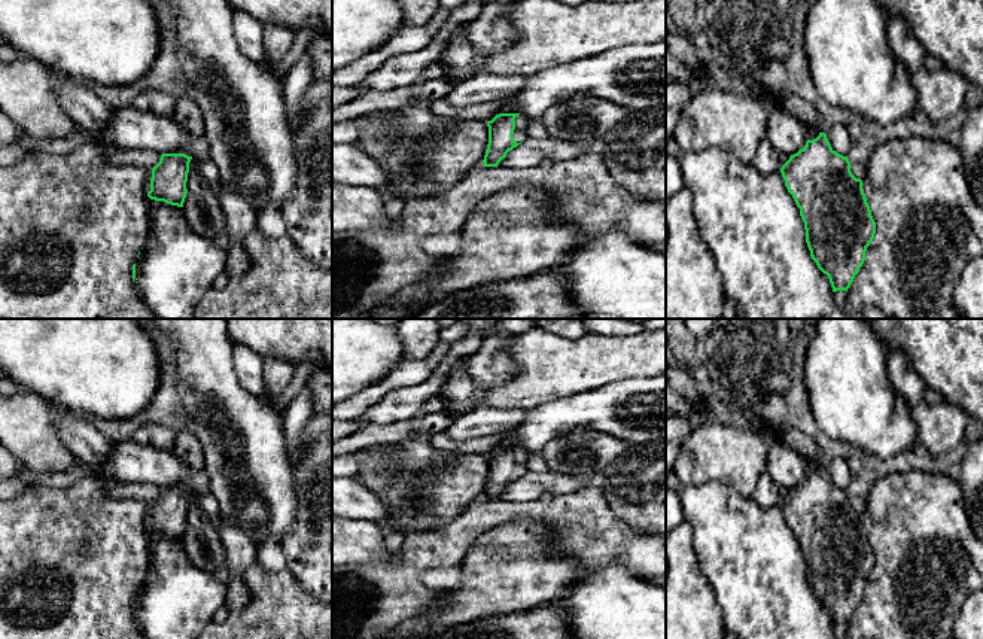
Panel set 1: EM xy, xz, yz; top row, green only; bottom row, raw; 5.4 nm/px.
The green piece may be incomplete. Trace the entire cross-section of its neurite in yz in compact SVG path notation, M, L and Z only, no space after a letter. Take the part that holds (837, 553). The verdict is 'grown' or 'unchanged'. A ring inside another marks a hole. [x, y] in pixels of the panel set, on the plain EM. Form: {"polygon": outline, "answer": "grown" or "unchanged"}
{"polygon": "M809 462L806 480L789 490L780 506L800 542L812 593L828 609L833 626L847 626L876 568L876 556L862 523L862 514L852 508L847 490L831 481L825 466Z", "answer": "grown"}

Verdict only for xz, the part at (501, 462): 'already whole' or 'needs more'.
needs more

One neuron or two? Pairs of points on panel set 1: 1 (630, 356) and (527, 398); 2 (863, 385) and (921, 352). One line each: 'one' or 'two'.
1: one
2: two

